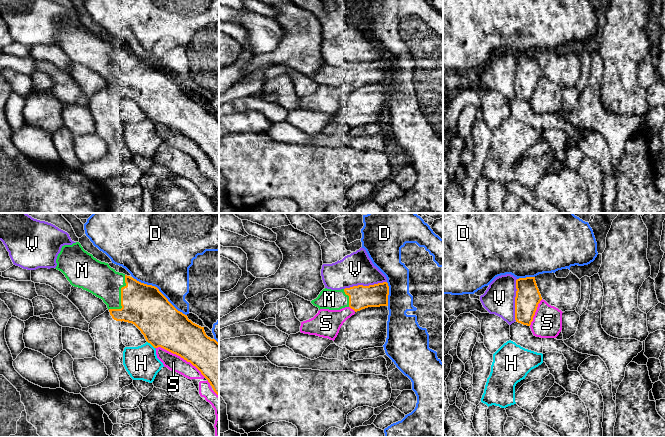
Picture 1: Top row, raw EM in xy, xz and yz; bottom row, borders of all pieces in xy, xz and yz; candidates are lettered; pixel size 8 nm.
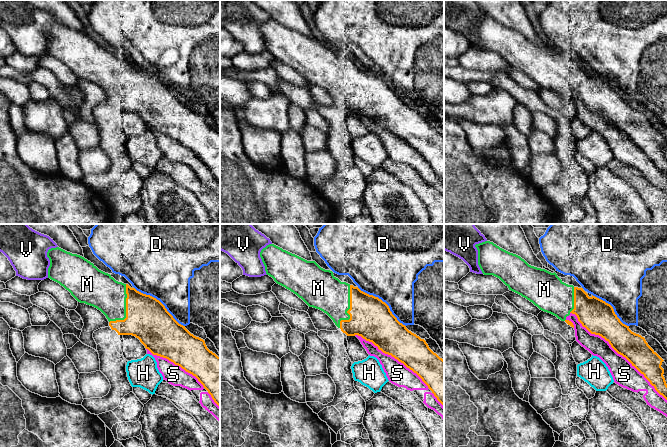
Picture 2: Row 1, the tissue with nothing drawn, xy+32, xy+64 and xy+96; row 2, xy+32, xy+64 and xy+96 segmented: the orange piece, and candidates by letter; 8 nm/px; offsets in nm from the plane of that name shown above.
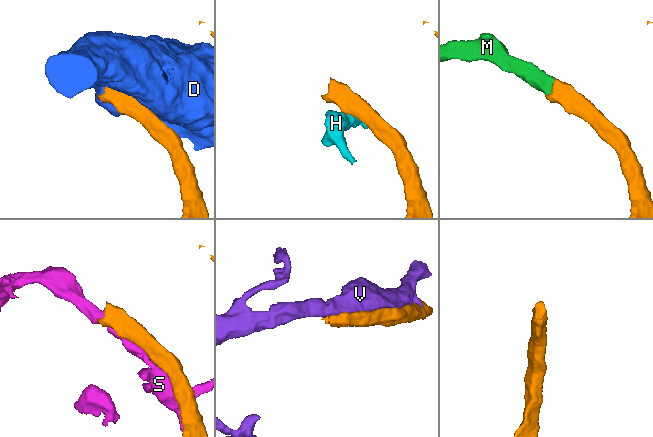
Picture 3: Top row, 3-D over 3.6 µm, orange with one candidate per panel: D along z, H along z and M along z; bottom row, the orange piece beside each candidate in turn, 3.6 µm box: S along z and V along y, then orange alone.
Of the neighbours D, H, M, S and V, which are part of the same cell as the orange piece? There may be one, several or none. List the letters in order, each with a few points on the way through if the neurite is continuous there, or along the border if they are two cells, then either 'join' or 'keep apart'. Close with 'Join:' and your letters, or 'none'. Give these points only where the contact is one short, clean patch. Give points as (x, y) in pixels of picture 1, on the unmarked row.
D: keep apart
H: border along xy (147, 117), (154, 124); keep apart
M: join
S: keep apart
V: keep apart
Join: M

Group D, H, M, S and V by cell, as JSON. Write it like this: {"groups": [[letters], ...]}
{"groups": [["D"], ["H"], ["M"], ["S"], ["V"]]}

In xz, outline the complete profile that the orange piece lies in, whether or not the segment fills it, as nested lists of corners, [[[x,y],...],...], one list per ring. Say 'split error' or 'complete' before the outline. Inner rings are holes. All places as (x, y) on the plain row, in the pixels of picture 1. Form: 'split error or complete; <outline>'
split error; [[[387,58],[353,62],[341,66],[323,65],[311,79],[320,85],[340,86],[350,83],[355,88],[368,83],[388,82]]]

